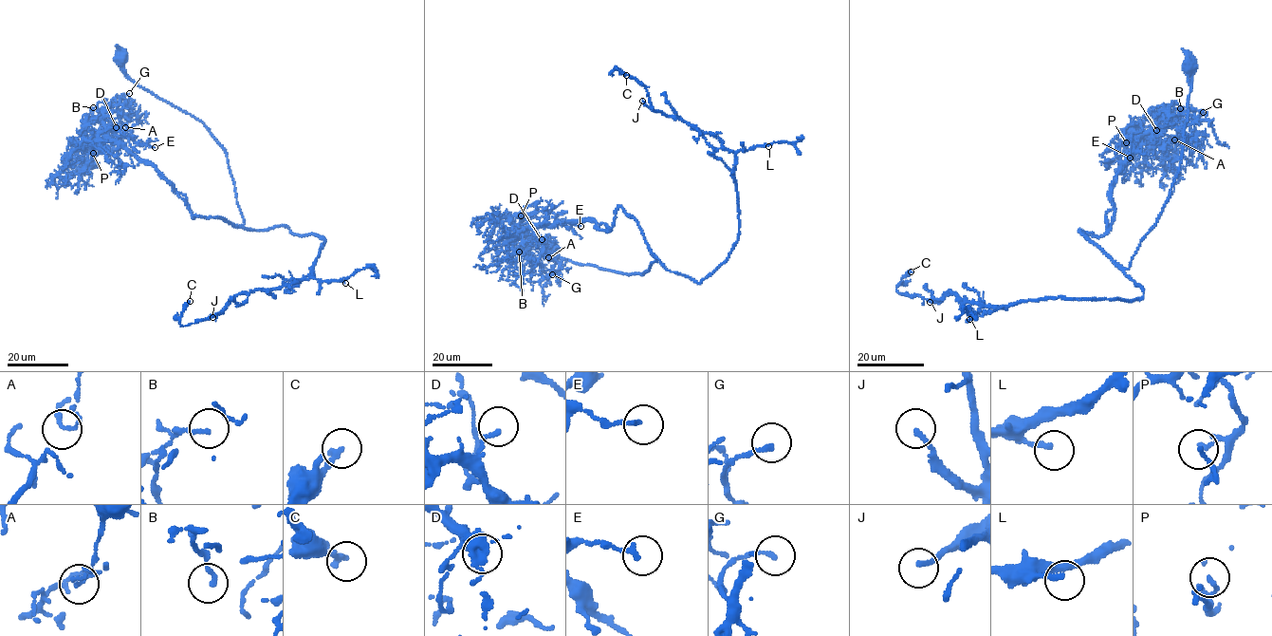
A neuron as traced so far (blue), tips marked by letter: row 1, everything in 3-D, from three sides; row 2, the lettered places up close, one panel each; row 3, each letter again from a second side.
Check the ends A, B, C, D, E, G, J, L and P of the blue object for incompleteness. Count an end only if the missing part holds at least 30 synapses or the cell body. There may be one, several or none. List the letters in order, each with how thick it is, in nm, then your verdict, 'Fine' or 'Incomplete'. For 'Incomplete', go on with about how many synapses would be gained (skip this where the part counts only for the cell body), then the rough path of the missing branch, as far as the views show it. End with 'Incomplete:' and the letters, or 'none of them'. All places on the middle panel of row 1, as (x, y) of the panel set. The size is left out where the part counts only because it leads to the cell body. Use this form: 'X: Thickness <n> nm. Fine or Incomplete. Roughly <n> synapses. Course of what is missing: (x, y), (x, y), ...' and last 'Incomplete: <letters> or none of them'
A: Thickness 120 nm. Fine
B: Thickness 150 nm. Fine
C: Thickness 240 nm. Fine
D: Thickness 170 nm. Fine
E: Thickness 150 nm. Fine
G: Thickness 160 nm. Fine
J: Thickness 170 nm. Incomplete. Roughly 50 synapses. Course of what is missing: (642, 101), (646, 88), (640, 92)
L: Thickness 190 nm. Fine
P: Thickness 100 nm. Fine
Incomplete: J

